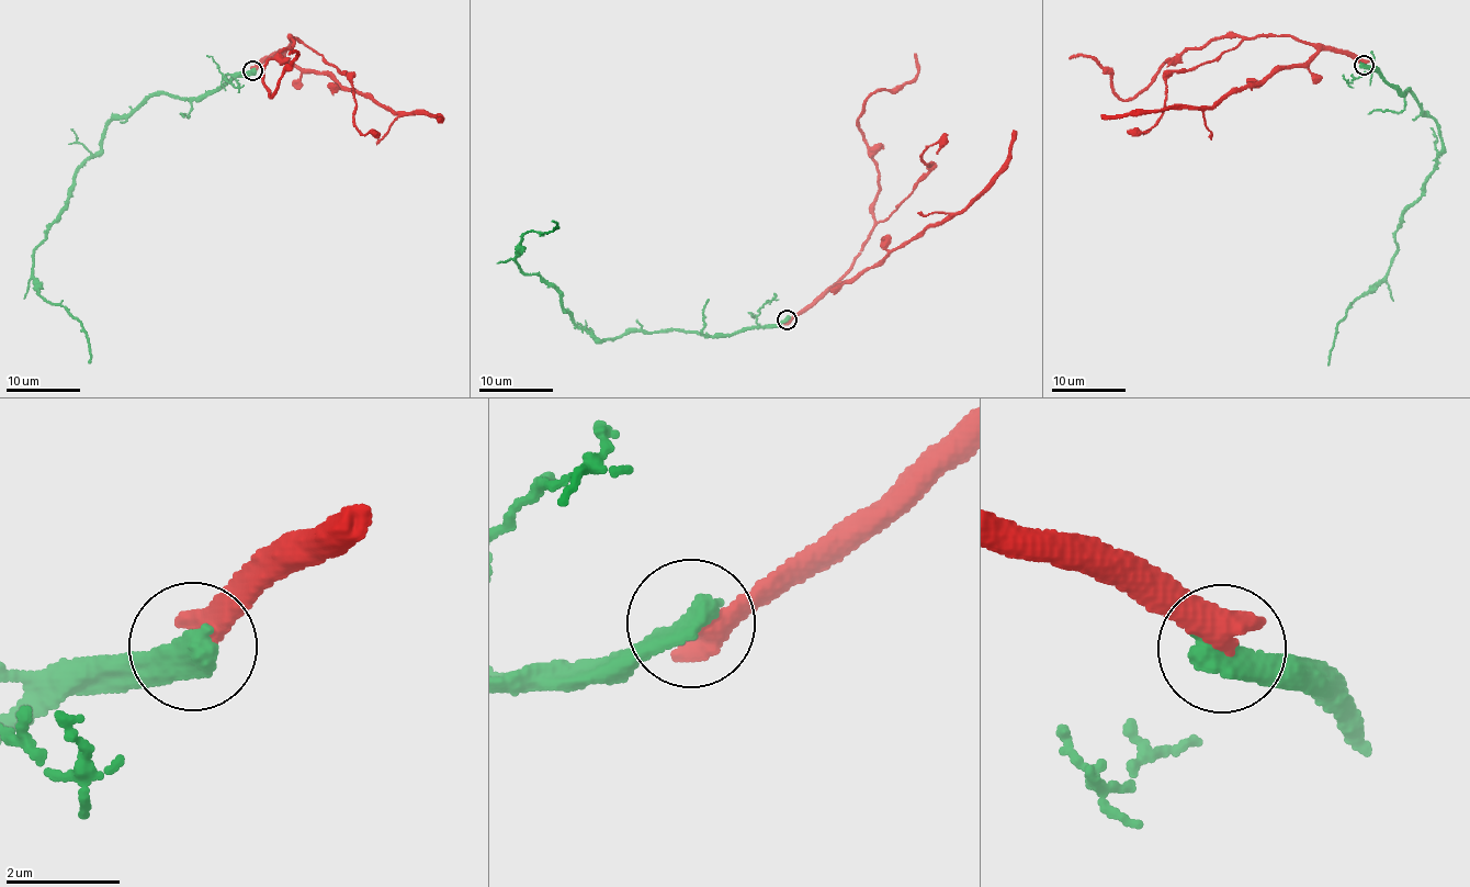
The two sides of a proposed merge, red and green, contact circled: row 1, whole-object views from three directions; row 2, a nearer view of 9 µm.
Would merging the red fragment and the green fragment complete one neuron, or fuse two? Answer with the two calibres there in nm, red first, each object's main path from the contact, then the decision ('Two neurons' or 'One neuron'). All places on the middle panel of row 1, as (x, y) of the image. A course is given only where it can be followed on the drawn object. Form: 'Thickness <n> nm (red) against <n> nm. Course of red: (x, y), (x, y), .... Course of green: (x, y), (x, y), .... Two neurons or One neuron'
Thickness 500 nm (red) against 480 nm. Course of red: (786, 320), (850, 268), (874, 225), (878, 164), (856, 122), (878, 89), (897, 90), (916, 76), (914, 53). Course of green: (786, 320), (716, 336), (668, 329), (597, 339), (556, 290), (515, 259), (527, 233), (556, 228), (553, 220). Two neurons

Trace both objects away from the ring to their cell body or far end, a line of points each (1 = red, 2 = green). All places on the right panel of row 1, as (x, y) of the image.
1: (1364, 64), (1296, 36), (1224, 36), (1186, 48), (1126, 99), (1089, 57), (1069, 59)
2: (1364, 64), (1402, 92), (1413, 92), (1437, 124), (1443, 150), (1404, 213), (1386, 274), (1348, 305), (1327, 366)

